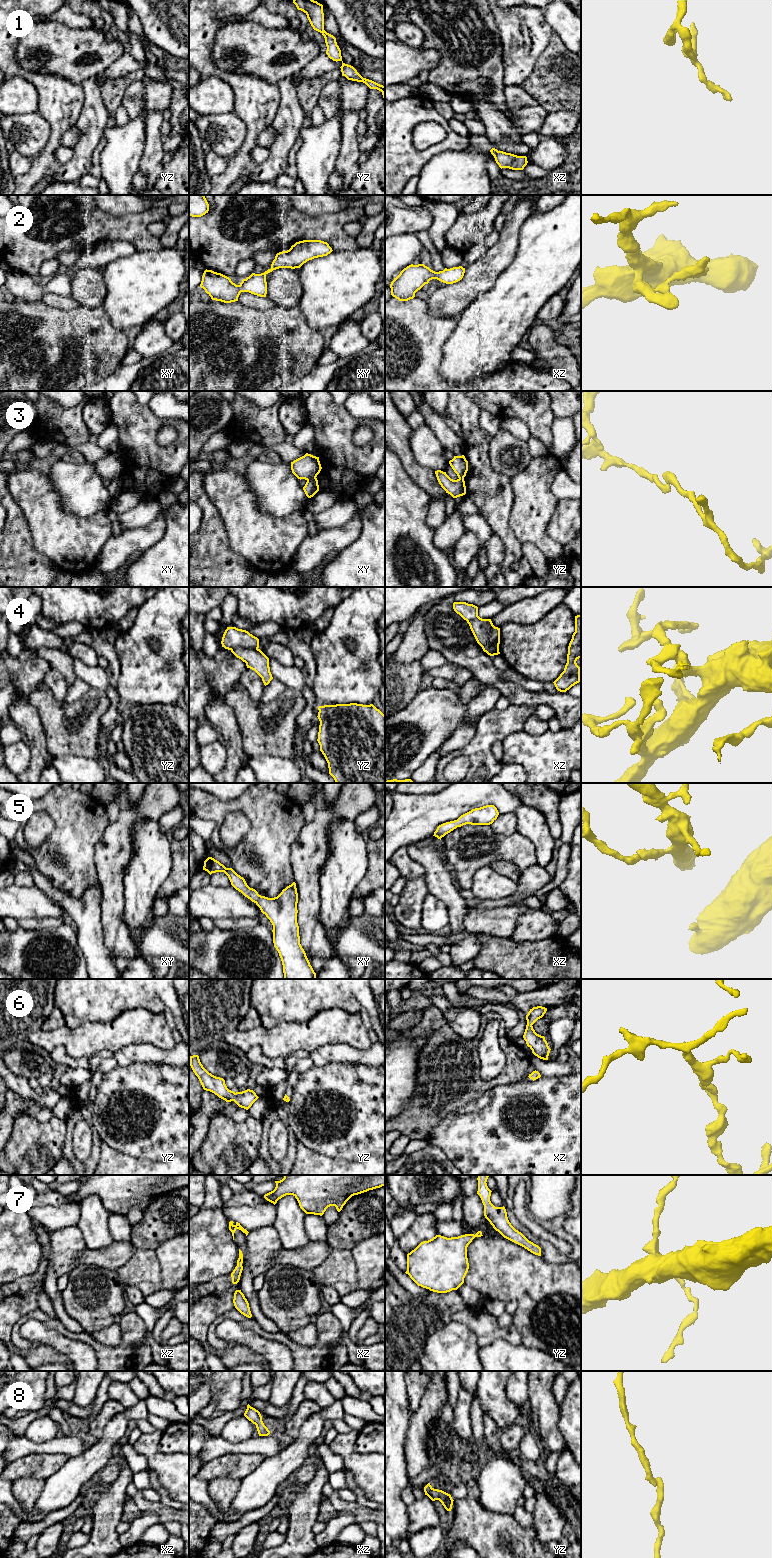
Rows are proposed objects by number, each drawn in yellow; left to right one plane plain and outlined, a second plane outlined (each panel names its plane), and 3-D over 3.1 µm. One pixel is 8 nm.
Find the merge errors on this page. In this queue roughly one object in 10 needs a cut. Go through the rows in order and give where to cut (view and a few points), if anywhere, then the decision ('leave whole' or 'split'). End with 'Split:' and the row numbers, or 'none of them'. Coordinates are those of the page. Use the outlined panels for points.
1: no cut | leave whole
2: no cut | leave whole
3: xy (315, 477), (307, 481) | split
4: xz (495, 627), (490, 636), (490, 643), (495, 649), (493, 654) | split
5: no cut | leave whole
6: no cut | leave whole
7: no cut | leave whole
8: no cut | leave whole
Split: 3, 4

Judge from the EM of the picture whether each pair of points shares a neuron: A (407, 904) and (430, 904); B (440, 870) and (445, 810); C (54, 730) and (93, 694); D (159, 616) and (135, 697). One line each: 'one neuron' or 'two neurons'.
A: two neurons
B: two neurons
C: one neuron
D: one neuron

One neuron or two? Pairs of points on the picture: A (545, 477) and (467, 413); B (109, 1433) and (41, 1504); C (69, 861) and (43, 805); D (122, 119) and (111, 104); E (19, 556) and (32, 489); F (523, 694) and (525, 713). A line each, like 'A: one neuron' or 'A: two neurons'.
A: two neurons
B: one neuron
C: one neuron
D: two neurons
E: two neurons
F: two neurons

